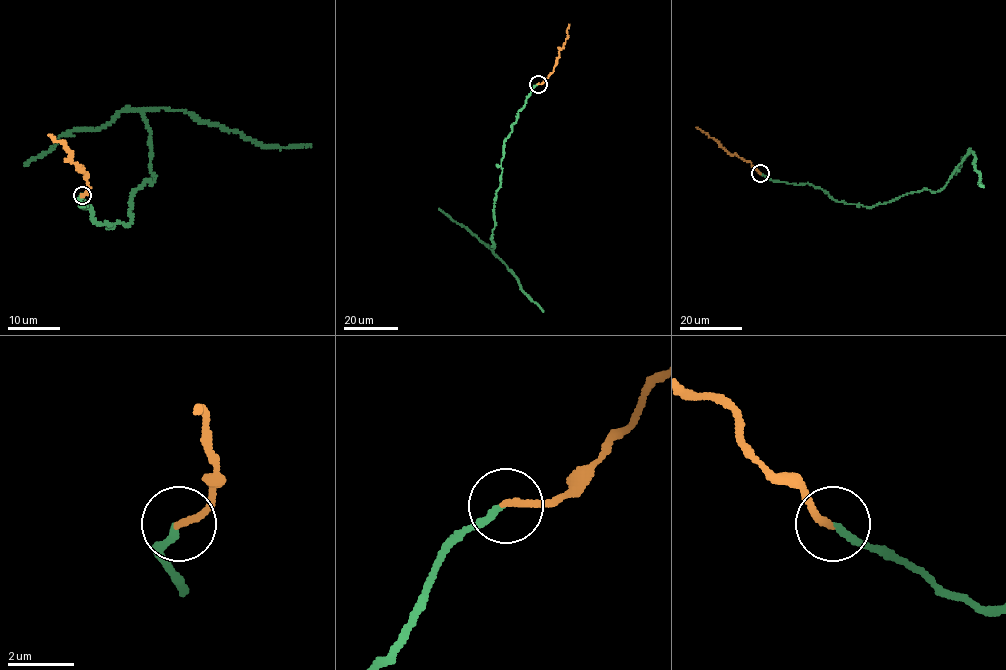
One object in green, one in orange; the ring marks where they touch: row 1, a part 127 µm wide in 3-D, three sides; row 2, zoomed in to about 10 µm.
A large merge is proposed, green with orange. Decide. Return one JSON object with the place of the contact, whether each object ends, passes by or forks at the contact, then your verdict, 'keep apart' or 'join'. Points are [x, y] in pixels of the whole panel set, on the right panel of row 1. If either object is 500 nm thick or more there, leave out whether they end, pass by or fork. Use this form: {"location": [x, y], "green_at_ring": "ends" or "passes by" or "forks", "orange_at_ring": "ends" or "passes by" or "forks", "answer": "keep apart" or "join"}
{"location": [760, 173], "green_at_ring": "ends", "orange_at_ring": "ends", "answer": "join"}

